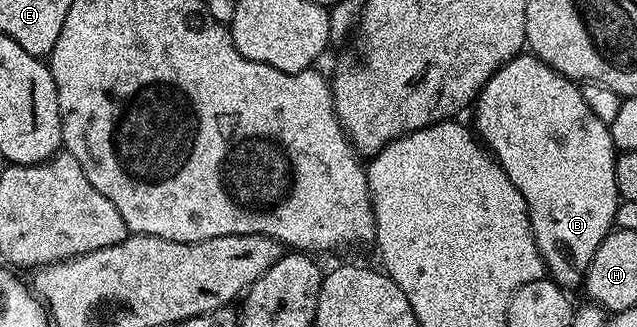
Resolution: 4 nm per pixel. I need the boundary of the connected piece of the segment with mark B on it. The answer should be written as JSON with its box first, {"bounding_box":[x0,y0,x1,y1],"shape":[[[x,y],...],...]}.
{"bounding_box":[473,52,621,288],"shape":[[[524,52],[518,58],[511,59],[507,65],[502,66],[483,85],[482,90],[479,91],[478,98],[473,103],[474,110],[476,126],[474,126],[474,129],[477,131],[478,137],[489,147],[494,161],[498,162],[499,167],[506,172],[509,180],[513,180],[513,184],[521,192],[521,196],[525,196],[525,204],[527,205],[529,220],[533,228],[533,240],[537,244],[539,255],[543,257],[543,264],[549,278],[564,288],[570,288],[570,286],[575,286],[575,288],[582,287],[583,277],[587,274],[589,264],[593,260],[597,248],[601,248],[601,240],[605,240],[605,236],[610,234],[615,226],[615,213],[621,201],[617,192],[617,180],[615,179],[617,147],[613,139],[611,139],[611,127],[606,126],[601,120],[597,120],[597,116],[593,116],[593,112],[589,112],[589,104],[585,104],[585,96],[576,83],[565,76],[561,76],[553,68],[549,68],[542,60],[530,52]]]}

